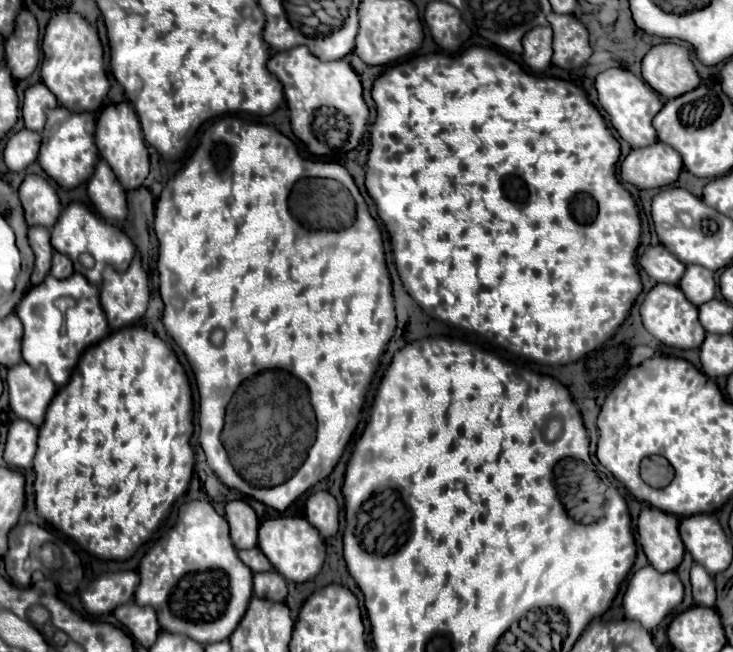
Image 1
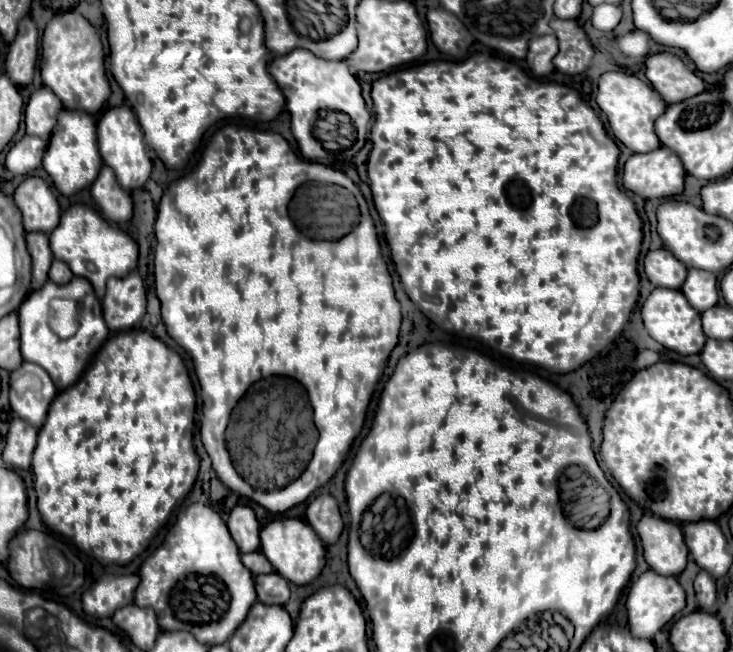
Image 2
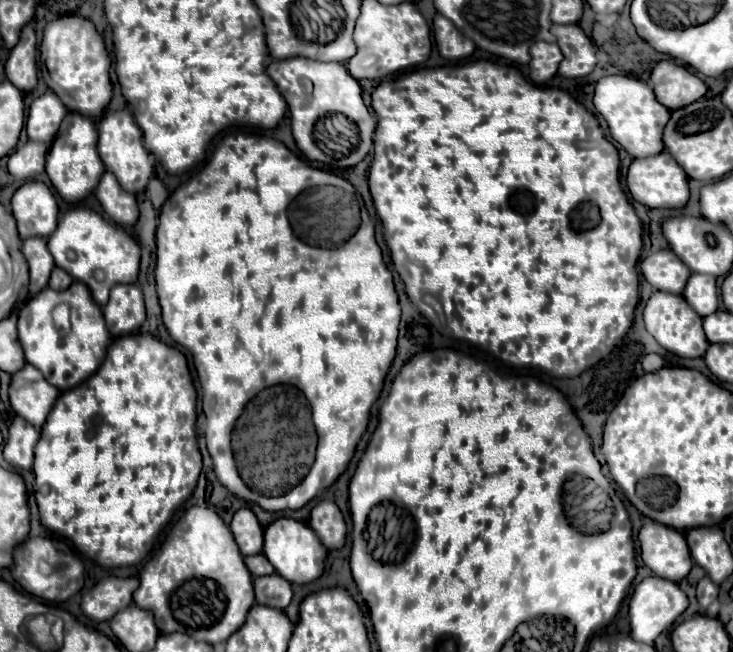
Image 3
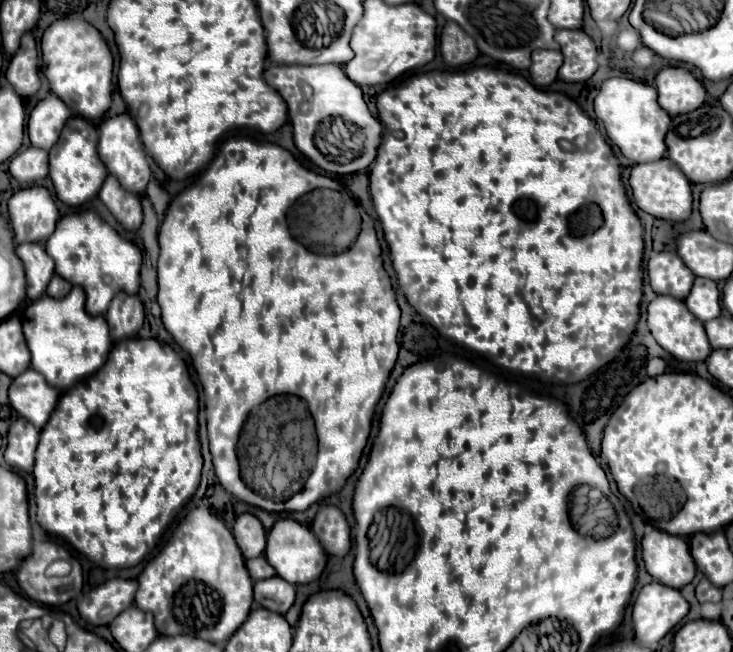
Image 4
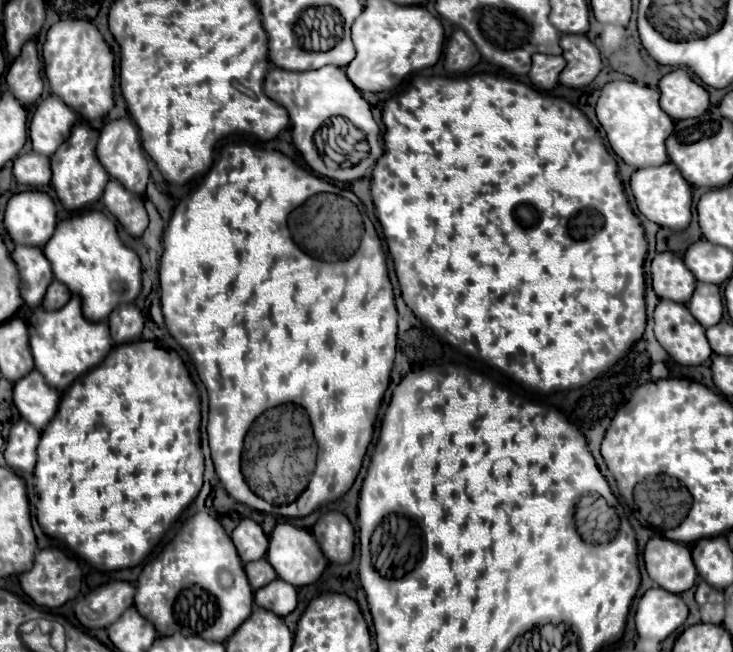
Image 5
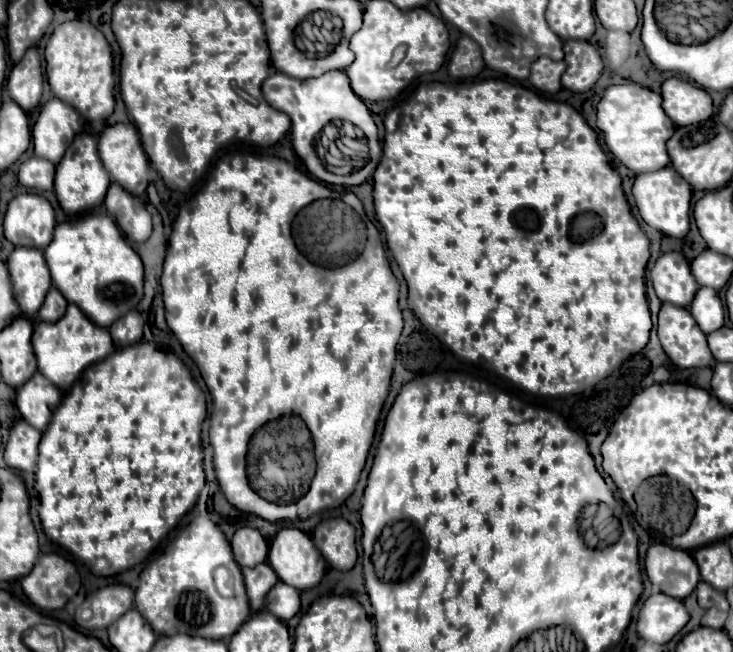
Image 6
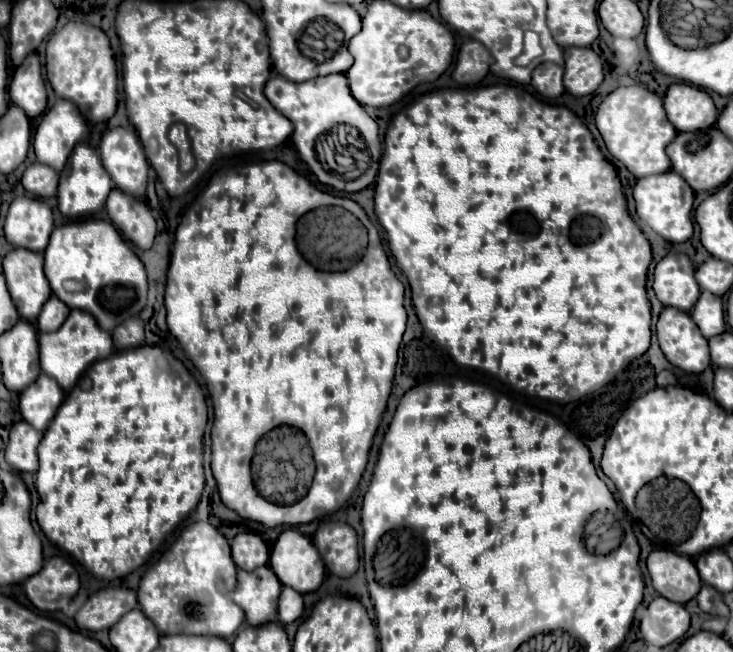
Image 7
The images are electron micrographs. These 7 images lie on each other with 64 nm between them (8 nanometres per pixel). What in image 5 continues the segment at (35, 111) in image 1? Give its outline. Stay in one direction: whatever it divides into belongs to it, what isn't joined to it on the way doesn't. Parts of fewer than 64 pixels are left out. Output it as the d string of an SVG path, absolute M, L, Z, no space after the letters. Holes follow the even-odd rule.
M48 96L42 100L30 122L30 140L36 152L52 156L58 146L68 140L72 126L78 122L78 114L72 112L60 98Z

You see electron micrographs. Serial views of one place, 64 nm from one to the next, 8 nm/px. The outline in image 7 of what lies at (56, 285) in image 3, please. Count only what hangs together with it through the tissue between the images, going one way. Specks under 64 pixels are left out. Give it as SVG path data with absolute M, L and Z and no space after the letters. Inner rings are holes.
M52 296L38 316L38 332L56 332L56 328L60 328L60 324L64 324L64 320L68 318L68 312L70 308L62 300Z

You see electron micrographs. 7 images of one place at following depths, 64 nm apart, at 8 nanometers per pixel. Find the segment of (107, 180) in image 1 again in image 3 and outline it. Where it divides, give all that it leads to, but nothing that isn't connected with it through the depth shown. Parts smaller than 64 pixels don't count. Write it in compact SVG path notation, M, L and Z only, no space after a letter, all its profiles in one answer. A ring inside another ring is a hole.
M104 172L98 188L96 188L96 198L100 200L102 208L110 218L114 218L122 226L134 226L138 222L138 204L136 196L130 192L124 192L112 176L112 172Z

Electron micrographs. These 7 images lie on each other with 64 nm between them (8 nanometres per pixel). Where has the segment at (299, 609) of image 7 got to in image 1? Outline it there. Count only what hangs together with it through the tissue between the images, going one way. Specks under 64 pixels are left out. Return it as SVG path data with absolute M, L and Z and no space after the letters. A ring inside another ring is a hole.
M276 570L258 572L254 574L254 594L264 600L284 602L284 598L288 596L288 584Z

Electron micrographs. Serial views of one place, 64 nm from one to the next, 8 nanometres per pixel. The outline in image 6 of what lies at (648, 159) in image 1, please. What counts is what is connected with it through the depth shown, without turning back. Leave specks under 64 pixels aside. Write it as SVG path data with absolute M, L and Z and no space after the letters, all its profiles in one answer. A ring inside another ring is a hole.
M672 166L636 176L636 182L632 186L632 194L636 200L638 212L648 226L652 226L654 230L662 232L664 236L672 236L672 238L684 238L688 234L692 186Z

